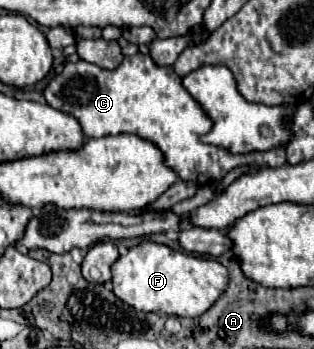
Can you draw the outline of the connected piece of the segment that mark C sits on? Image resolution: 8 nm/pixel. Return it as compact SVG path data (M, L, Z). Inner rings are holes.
M141 52L125 56L121 66L115 70L103 70L85 60L75 64L67 62L65 70L47 84L43 96L51 108L73 116L87 138L125 132L153 142L163 152L167 168L171 168L181 180L197 182L199 186L219 182L233 168L249 166L249 172L255 172L287 164L283 146L269 152L235 156L223 148L201 142L201 136L211 130L211 120L203 114L201 106L187 94L187 90L183 90L181 78L171 66L157 66Z

